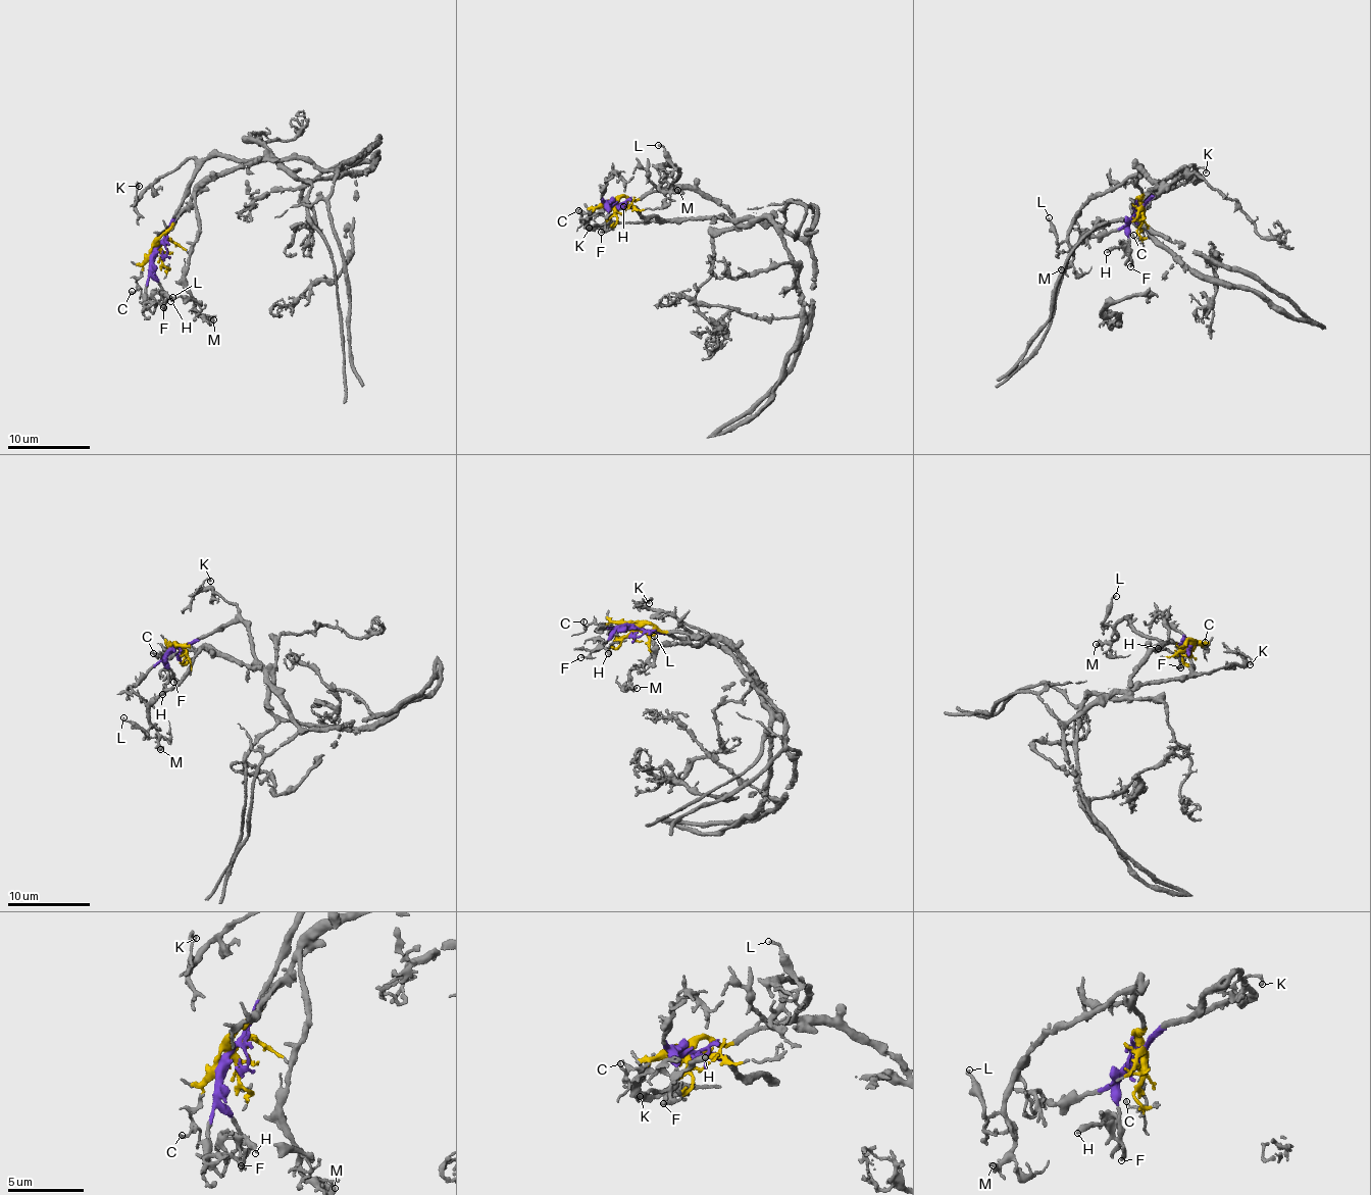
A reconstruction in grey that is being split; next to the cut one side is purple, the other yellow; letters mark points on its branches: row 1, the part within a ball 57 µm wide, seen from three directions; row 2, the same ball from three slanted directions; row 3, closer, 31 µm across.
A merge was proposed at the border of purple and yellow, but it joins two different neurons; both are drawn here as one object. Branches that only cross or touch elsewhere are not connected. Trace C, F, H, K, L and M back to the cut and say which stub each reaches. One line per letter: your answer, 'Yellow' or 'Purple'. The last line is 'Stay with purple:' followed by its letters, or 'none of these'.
C: Yellow
F: Purple
H: Purple
K: Purple
L: Yellow
M: Yellow
Stay with purple: F, H, K

